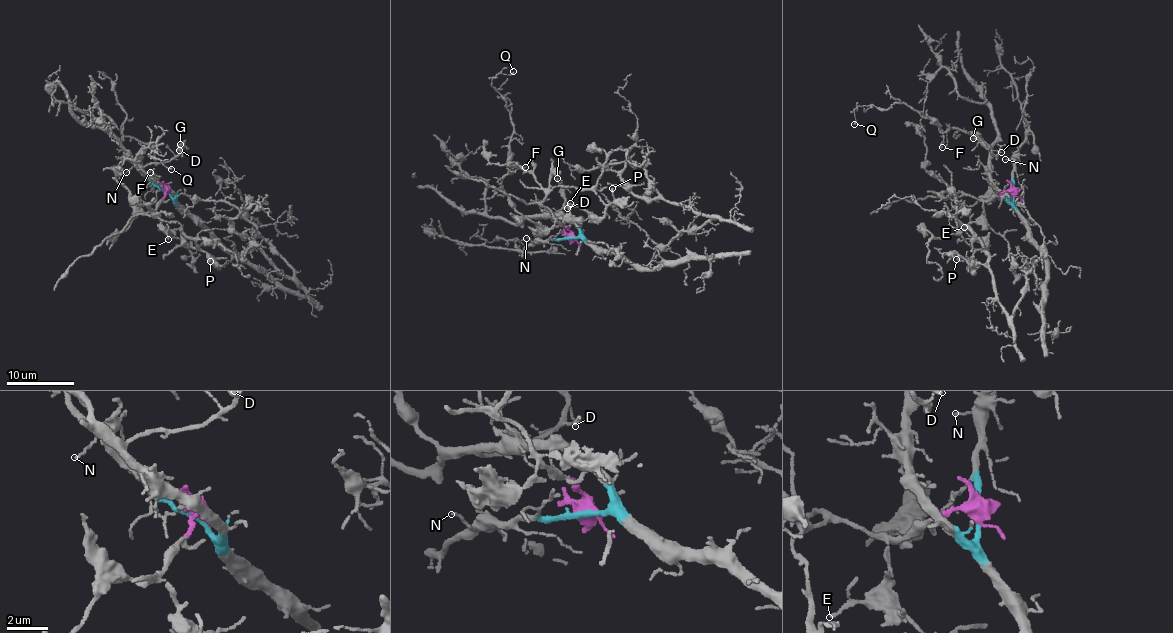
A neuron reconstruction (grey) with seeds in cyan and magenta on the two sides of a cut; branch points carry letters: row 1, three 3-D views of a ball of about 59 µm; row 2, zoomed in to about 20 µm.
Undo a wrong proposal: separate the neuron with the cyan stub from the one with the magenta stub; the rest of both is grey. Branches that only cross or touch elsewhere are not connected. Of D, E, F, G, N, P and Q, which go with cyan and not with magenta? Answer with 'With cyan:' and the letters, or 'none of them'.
With cyan: D, F, G, N, Q

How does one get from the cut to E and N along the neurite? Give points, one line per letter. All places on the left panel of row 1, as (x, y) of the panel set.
E: (165, 191), (154, 212), (168, 240)
N: (165, 191), (159, 190), (134, 167), (125, 172)

